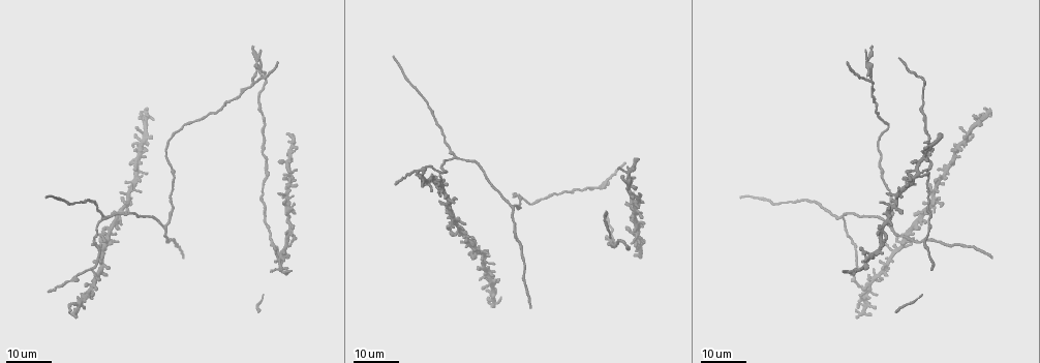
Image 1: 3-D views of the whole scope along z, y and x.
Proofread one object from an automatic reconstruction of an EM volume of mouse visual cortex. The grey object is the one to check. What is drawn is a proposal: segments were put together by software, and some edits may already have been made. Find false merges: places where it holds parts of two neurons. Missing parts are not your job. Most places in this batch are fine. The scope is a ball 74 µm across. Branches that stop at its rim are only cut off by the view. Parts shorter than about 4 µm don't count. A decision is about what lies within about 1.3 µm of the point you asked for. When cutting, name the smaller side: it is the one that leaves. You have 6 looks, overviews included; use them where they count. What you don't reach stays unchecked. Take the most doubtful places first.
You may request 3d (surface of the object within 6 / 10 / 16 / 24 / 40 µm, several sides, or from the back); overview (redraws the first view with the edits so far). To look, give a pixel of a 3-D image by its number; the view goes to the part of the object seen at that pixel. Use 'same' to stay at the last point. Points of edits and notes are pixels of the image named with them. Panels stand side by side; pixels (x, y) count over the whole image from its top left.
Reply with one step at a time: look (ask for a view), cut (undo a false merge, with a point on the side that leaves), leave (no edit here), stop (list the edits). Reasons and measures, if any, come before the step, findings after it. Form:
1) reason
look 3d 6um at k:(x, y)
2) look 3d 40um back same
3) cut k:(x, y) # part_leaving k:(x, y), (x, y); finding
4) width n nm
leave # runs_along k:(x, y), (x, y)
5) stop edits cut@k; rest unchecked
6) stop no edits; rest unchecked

three arms meet
look 3d 16um at 1:(509, 206)

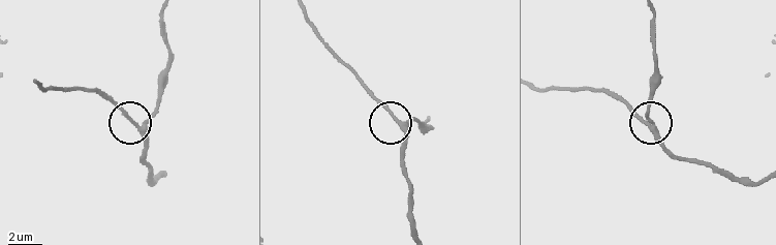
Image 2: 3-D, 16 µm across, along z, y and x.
zoom in
look 3d 6um at 2:(135, 125)

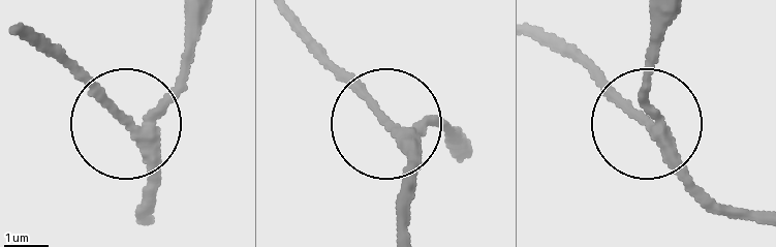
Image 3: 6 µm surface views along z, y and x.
side_arm 27 um
leave # runs_along 3:(660, 20), (649, 123), (735, 216); one neuron here

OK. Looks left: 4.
a fork
look 3d 16um at 1:(840, 218)

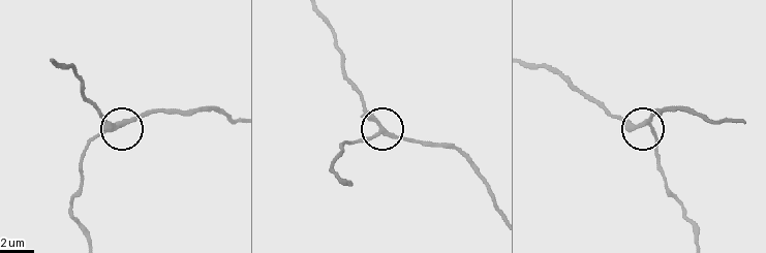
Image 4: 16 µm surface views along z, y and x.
look 3d 6um at 4:(645, 123)

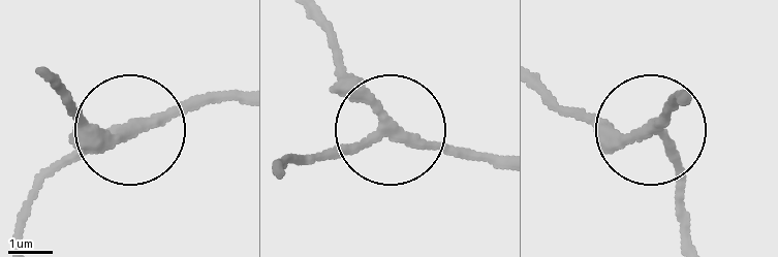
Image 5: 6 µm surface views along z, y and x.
width 240 nm
leave # runs_along 5:(232, 98), (111, 138), (69, 117); continuous, no second neuron

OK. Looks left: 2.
three arms meet
look 3d 24um at 1:(873, 83)

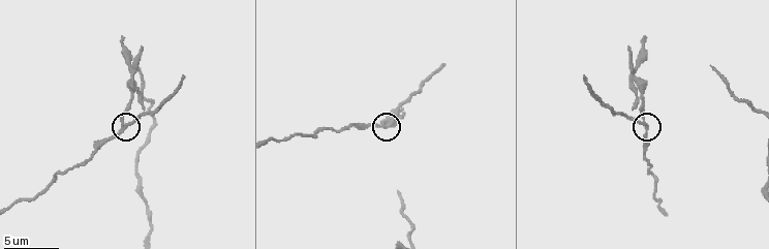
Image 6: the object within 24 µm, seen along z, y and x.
zoom in
look 3d 6um at 6:(125, 125)

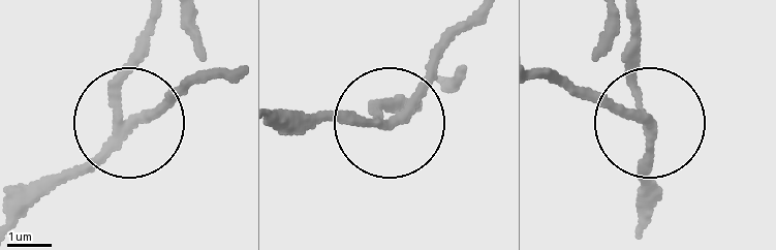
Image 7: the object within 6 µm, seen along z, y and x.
width 210 nm
cut 7:(136, 60) # a second neuron is stuck on

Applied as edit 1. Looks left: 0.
stop edits cut@7; rest unchecked

